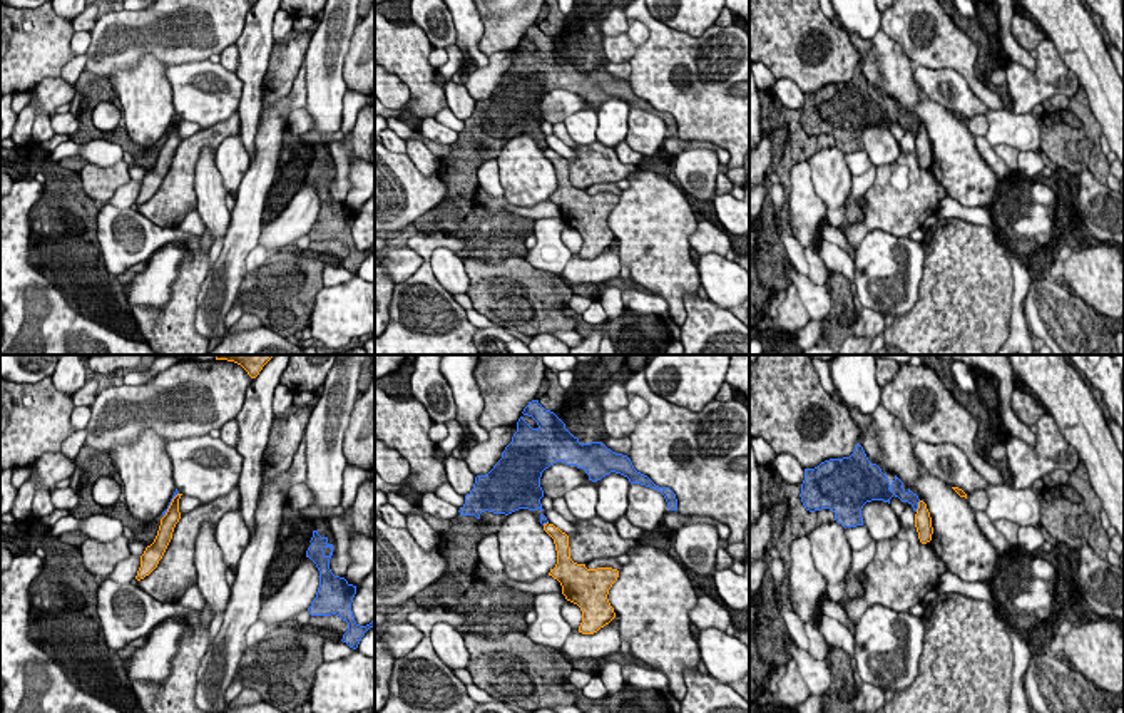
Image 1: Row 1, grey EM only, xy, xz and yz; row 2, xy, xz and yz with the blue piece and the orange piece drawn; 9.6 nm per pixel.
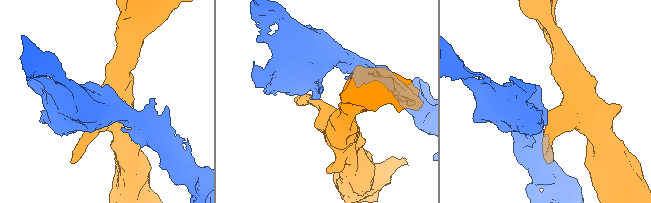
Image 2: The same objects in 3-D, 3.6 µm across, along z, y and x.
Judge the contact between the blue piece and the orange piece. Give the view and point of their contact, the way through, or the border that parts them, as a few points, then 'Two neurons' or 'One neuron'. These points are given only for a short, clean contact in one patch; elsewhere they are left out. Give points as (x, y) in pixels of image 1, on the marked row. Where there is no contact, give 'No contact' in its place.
Touches blue at yz (917, 506). Boundary: yz (920, 501), (915, 511). Two neurons

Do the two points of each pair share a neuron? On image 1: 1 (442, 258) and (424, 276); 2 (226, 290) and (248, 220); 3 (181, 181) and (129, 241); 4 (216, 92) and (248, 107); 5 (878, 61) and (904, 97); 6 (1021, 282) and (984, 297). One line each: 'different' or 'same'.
1: different
2: same
3: different
4: different
5: same
6: different

